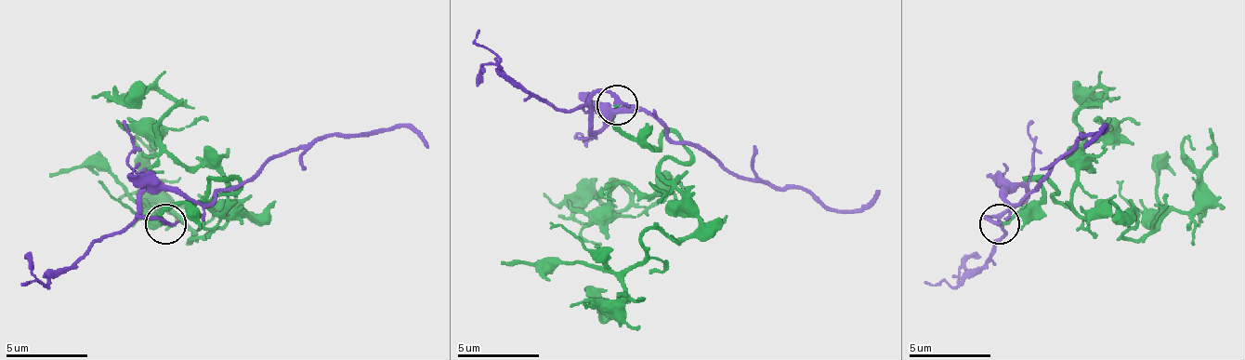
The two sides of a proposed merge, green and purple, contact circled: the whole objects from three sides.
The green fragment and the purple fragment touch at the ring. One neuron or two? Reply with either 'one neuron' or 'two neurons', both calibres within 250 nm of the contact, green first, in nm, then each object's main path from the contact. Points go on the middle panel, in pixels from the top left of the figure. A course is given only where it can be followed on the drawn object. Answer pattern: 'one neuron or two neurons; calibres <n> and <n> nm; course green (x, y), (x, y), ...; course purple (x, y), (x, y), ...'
one neuron; calibres 240 and 240 nm; course green (616, 103), (612, 120), (661, 156), (697, 226), (681, 242), (648, 230), (645, 259), (628, 271), (502, 262); course purple (616, 103), (592, 100), (596, 132), (648, 112), (726, 168), (811, 189), (832, 209), (881, 189)

